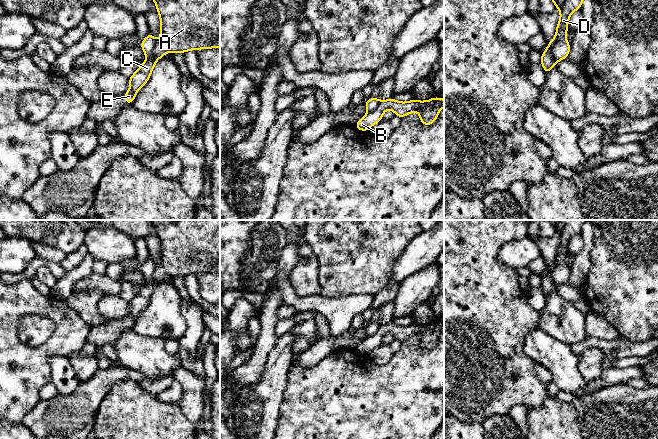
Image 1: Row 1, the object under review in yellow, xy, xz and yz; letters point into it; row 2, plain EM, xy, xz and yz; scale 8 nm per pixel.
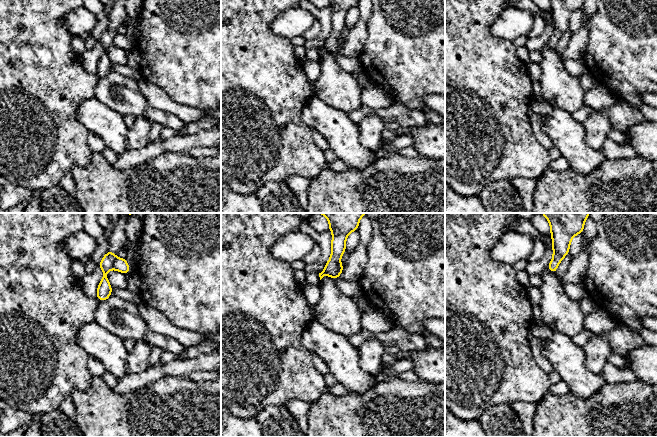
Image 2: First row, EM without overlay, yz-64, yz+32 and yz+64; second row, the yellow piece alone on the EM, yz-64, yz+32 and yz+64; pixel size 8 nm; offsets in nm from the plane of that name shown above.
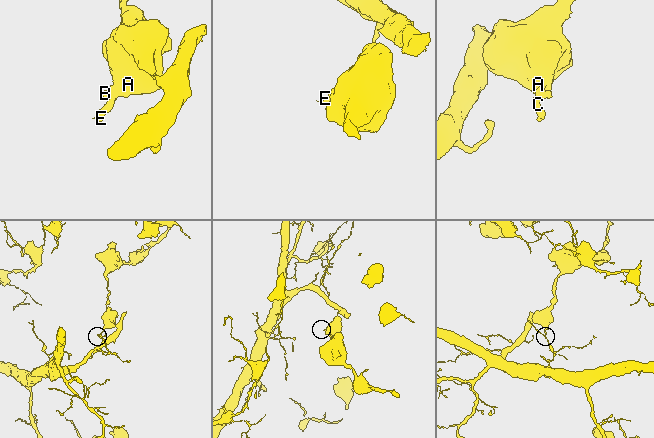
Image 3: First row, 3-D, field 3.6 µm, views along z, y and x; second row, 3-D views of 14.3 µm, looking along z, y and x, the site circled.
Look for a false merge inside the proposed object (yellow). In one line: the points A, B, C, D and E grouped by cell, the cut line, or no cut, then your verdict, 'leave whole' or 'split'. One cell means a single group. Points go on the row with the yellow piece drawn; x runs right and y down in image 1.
A B D / C E | yz (555, 35), (552, 55), (556, 62) | split

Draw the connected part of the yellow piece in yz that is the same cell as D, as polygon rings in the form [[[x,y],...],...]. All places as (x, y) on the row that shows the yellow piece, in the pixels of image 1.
[[[553,0],[555,8],[560,9],[560,20],[556,28],[556,41],[552,53],[556,62],[566,59],[570,52],[570,43],[566,40],[568,22],[571,14],[580,9],[583,0]]]

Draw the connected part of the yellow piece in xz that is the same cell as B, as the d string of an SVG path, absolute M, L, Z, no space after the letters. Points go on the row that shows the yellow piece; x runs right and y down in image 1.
M437 96L427 101L417 101L415 99L408 102L398 102L394 98L380 101L378 107L361 118L355 127L366 132L374 124L382 120L383 114L387 109L392 109L396 116L401 118L410 113L418 112L420 122L423 125L431 125L438 117L439 111L444 107L444 99Z

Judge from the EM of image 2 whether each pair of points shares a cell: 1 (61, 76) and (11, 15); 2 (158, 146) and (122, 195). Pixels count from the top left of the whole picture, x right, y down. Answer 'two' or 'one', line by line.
1: one
2: two

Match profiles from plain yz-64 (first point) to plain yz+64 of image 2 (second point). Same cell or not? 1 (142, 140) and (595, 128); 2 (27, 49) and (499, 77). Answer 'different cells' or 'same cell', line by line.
1: same cell
2: same cell

